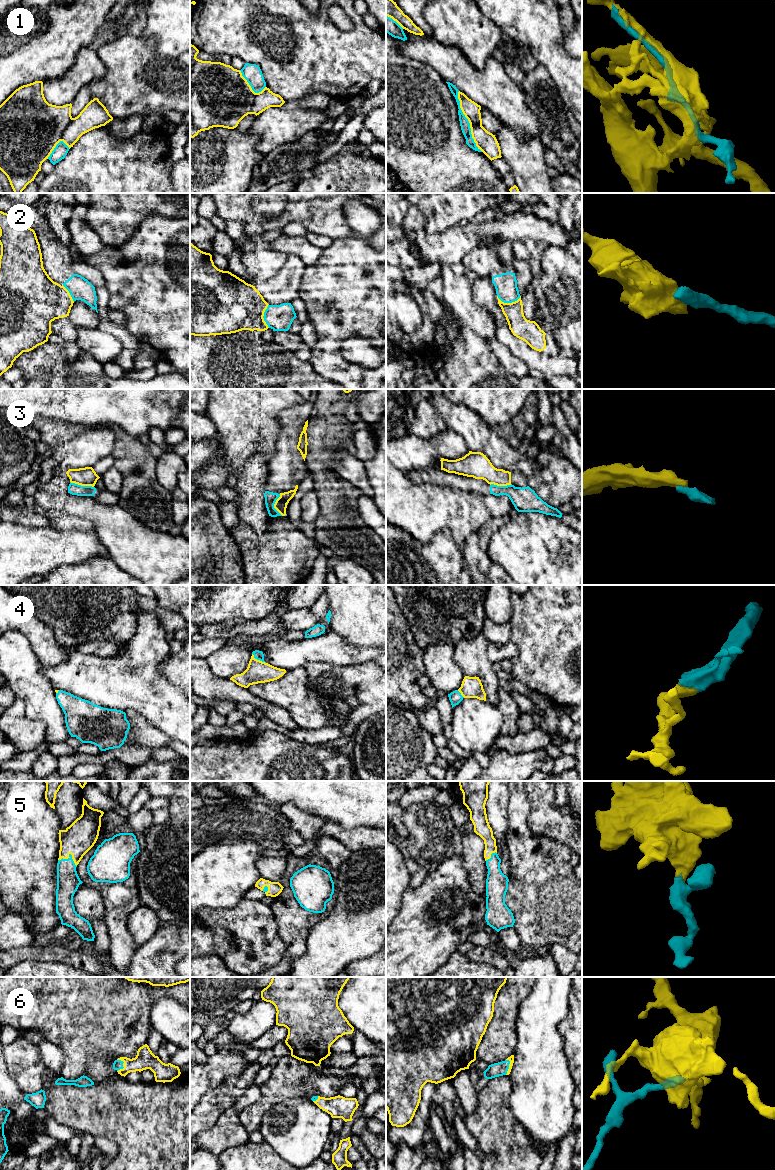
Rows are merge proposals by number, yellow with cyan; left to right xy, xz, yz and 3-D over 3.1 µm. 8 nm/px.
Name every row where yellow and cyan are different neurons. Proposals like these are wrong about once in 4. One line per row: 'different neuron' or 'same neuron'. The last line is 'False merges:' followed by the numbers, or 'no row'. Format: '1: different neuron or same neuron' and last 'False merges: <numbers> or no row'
1: same neuron
2: different neuron
3: different neuron
4: same neuron
5: same neuron
6: same neuron
False merges: 2, 3

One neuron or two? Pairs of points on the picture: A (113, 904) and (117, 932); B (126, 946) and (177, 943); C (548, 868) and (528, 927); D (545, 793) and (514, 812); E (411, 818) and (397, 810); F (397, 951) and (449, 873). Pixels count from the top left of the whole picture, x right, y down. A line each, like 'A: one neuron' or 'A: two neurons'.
A: one neuron
B: two neurons
C: one neuron
D: two neurons
E: two neurons
F: one neuron

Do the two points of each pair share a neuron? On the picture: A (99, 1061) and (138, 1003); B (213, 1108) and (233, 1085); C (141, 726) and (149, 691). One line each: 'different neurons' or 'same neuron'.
A: different neurons
B: same neuron
C: different neurons

